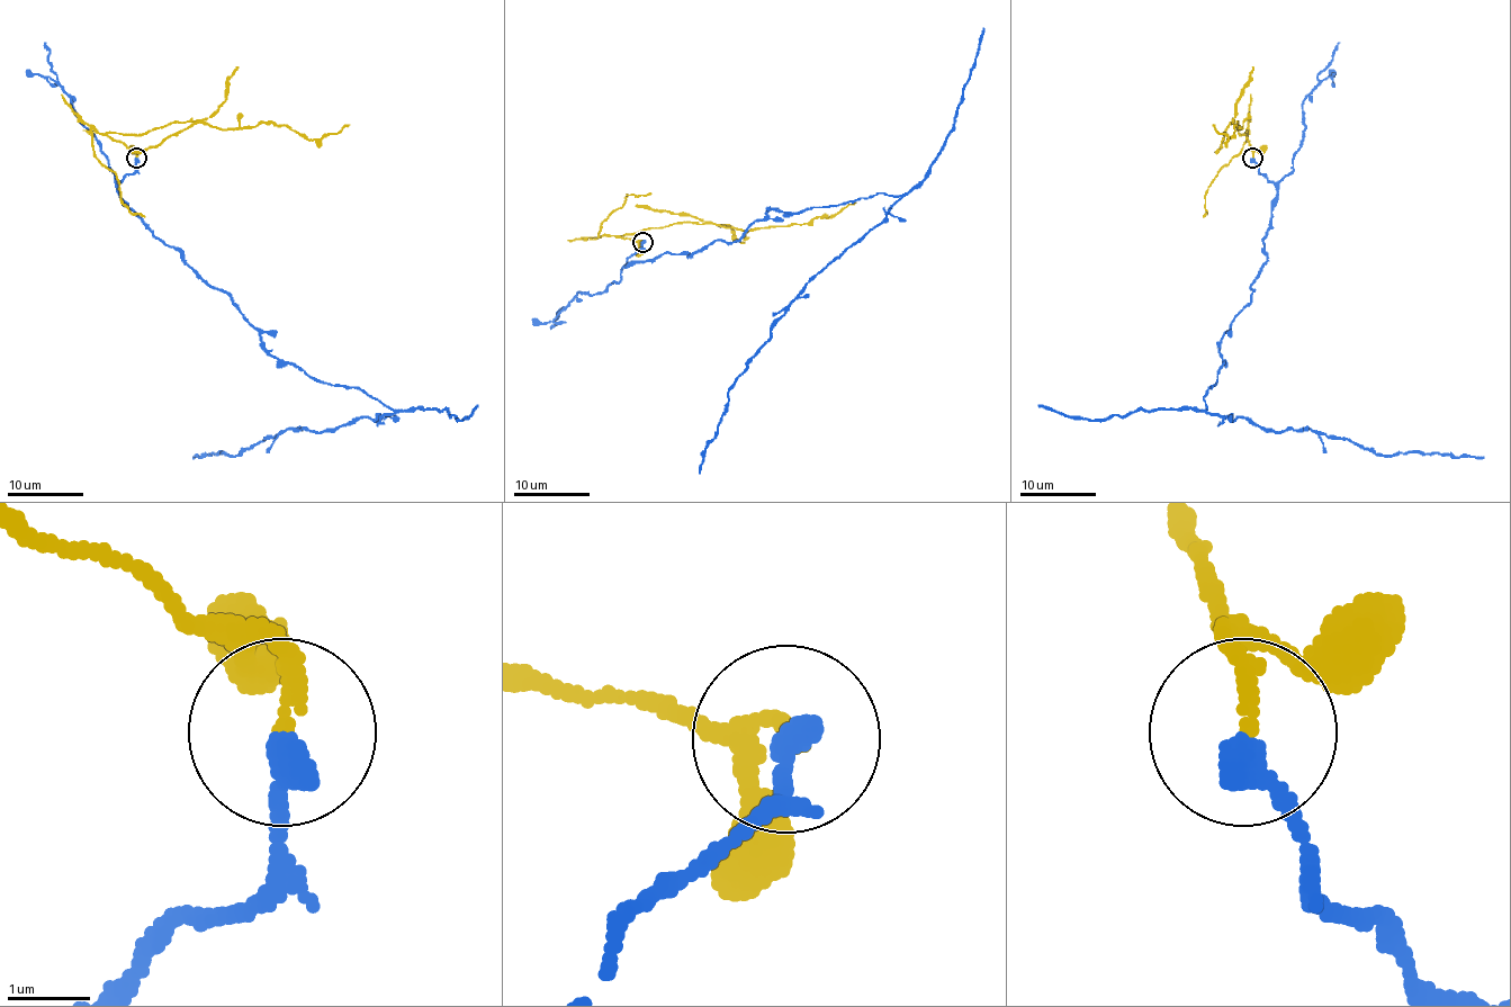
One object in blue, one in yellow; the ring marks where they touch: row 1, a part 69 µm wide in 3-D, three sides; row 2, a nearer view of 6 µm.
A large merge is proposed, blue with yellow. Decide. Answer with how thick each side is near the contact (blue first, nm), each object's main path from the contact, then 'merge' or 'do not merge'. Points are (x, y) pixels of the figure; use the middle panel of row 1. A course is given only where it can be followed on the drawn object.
360/160 nm | blue via (641, 242), (624, 266), (736, 242), (770, 209), (900, 198), (772, 329), (728, 390), (699, 474) | yellow via (641, 242), (613, 235), (675, 223), (713, 223), (744, 230), (810, 223), (855, 201) | do not merge

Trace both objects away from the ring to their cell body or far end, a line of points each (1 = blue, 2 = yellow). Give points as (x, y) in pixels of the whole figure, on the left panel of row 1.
1: (135, 156), (118, 197), (230, 297), (269, 353), (394, 412), (192, 457)
2: (135, 156), (107, 134), (146, 134), (169, 123), (221, 128), (275, 123), (321, 140), (349, 125)

